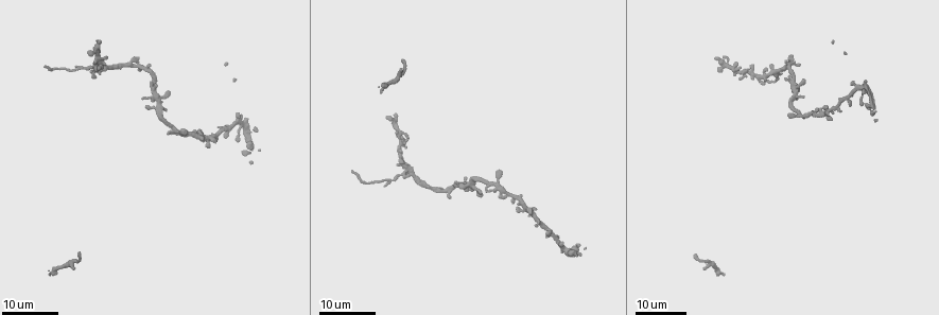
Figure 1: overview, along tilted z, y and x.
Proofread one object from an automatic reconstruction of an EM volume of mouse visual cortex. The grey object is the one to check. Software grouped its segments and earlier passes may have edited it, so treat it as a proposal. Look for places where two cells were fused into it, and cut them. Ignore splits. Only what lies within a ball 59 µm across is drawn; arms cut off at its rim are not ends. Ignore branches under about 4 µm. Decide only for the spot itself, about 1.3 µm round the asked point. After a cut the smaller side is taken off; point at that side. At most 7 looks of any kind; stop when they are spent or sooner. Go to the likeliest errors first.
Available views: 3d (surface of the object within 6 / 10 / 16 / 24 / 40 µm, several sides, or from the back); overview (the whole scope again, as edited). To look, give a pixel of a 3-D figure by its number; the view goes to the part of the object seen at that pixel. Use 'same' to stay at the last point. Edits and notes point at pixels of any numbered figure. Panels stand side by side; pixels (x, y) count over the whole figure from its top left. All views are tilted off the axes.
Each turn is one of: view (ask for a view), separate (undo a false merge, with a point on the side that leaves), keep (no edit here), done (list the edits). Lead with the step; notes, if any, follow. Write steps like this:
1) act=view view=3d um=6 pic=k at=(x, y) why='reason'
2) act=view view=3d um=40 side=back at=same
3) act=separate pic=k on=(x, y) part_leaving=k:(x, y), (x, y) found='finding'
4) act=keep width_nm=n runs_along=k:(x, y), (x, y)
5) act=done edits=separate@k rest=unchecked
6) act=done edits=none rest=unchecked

act=view view=3d um=16 pic=1 at=(407, 167) why='small branch off a trunk'

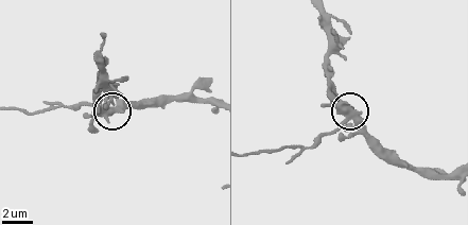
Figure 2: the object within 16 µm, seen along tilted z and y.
act=view view=3d um=10 pic=2 at=(346, 117) why='zoom in'

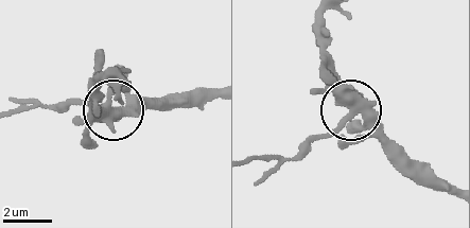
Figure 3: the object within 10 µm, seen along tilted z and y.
act=separate pic=3 on=(79, 102) width_nm=390 part_leaving=3:(347, 119), (286, 159), (251, 161) found='two cells meet here'

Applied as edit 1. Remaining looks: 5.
act=view view=3d um=24 pic=1 at=(498, 188) why='four-way junction'

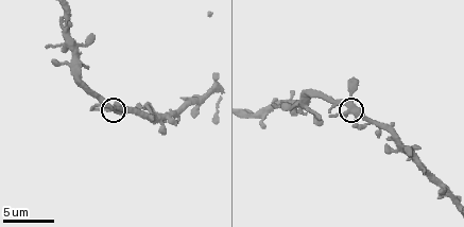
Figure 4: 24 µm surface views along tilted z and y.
act=view view=3d um=10 pic=4 at=(351, 113)

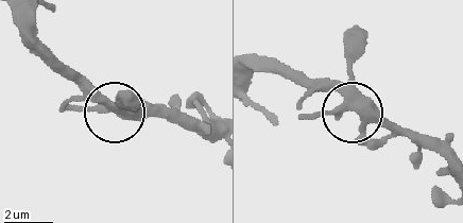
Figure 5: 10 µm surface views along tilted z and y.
act=view view=3d um=10 side=back pic=5 at=(347, 108)

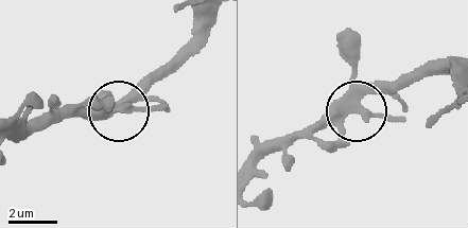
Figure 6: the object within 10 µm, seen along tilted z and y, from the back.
act=keep arms=4 runs_along=6:(353, 37), (352, 111), (324, 117), (301, 130) found='all the same cell'

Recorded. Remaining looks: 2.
act=view view=3d um=10 pic=4 at=(251, 115) why='narrows sharply'

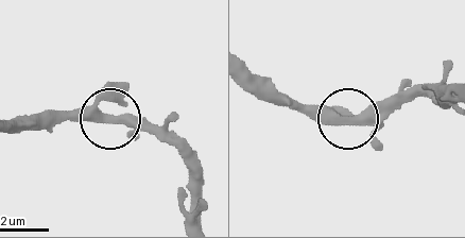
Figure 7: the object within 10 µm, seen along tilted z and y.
act=keep width_nm=390 runs_along=7:(202, 216), (200, 180), (174, 148), (104, 118), (41, 115) found='continuous, no second cell'

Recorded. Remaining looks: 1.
act=done edits=separate@3 rest=unchecked

